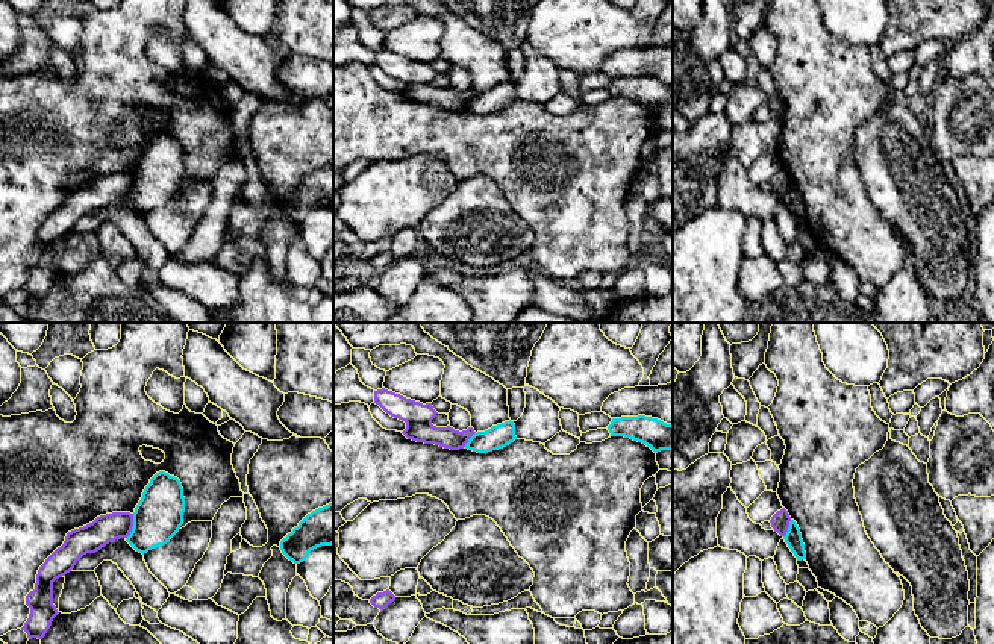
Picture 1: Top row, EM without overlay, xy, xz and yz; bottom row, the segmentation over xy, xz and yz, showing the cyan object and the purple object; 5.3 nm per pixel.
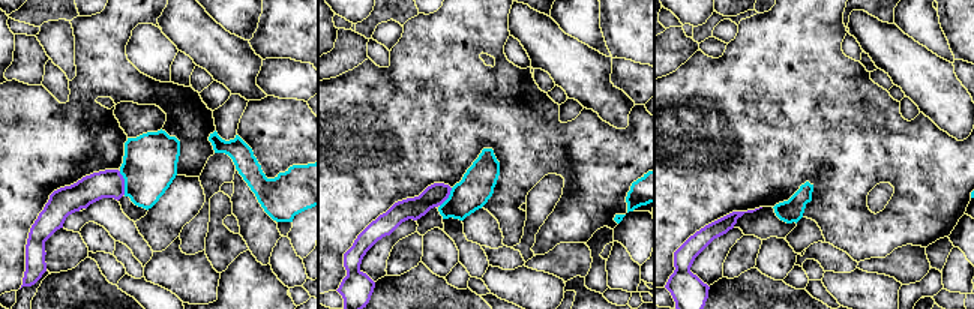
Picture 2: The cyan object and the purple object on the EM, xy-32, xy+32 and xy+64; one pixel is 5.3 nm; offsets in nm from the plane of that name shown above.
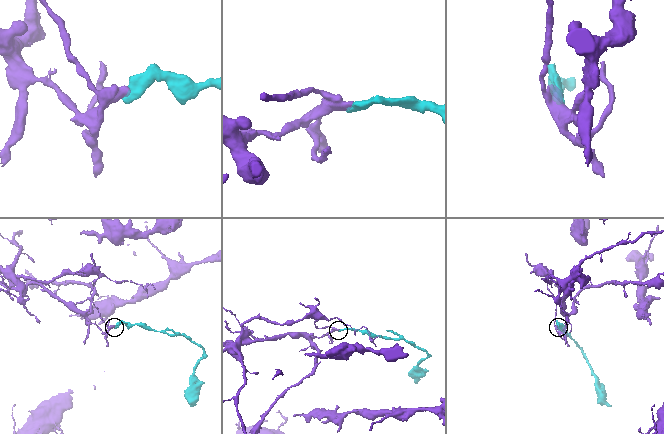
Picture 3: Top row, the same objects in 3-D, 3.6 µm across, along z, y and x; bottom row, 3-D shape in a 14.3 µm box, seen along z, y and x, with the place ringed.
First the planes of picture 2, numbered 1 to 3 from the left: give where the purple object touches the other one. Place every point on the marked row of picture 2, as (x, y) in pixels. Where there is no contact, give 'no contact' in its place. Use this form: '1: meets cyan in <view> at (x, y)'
1: meets cyan in xy-32 at (125, 183)
2: meets cyan in xy+32 at (449, 197)
3: no contact

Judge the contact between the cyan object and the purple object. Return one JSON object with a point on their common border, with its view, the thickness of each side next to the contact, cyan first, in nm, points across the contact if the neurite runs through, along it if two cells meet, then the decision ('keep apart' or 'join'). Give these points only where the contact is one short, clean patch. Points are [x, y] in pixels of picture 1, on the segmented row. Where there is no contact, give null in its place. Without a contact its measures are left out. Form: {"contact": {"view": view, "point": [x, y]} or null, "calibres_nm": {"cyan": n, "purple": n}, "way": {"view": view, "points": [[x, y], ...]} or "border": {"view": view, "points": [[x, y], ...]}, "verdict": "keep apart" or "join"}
{"contact": {"view": "xy", "point": [134, 526]}, "calibres_nm": {"cyan": 260, "purple": 150}, "border": {"view": "xy", "points": [[134, 514], [134, 526], [126, 538]]}, "verdict": "keep apart"}

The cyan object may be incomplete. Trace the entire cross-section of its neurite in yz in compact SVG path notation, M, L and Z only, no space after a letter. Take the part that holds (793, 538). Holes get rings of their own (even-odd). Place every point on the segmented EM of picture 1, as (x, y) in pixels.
M794 520L789 521L786 535L783 536L785 542L797 558L797 561L806 559L805 544L802 539L800 529Z

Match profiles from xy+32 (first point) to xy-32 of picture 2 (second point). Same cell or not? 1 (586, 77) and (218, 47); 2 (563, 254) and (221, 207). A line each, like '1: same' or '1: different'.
1: same
2: same

